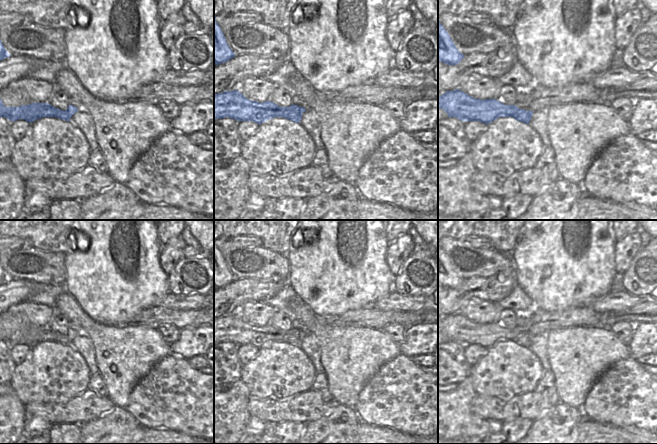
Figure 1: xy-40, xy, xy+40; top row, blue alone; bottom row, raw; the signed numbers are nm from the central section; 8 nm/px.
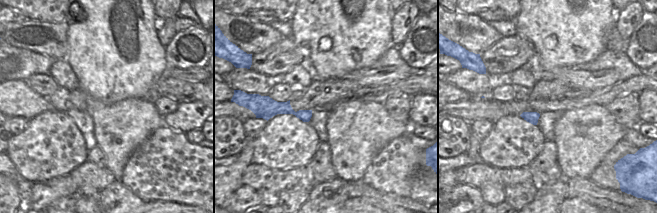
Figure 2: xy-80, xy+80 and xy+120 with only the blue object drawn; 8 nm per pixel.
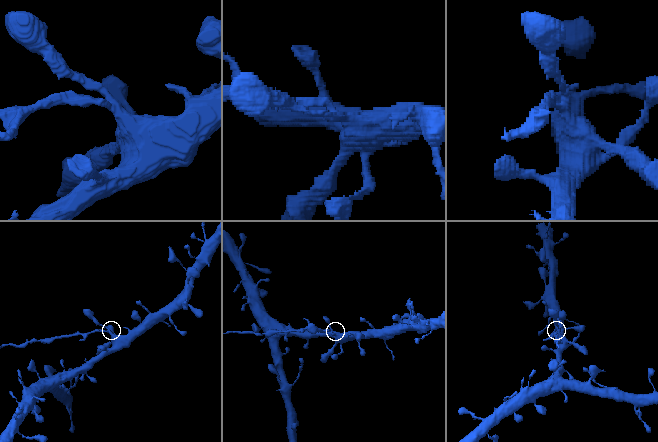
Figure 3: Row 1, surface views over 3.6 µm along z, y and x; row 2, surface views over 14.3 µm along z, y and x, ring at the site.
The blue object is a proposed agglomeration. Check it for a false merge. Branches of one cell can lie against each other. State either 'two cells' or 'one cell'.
two cells

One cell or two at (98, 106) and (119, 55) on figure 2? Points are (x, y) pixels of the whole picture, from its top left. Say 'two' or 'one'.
two

